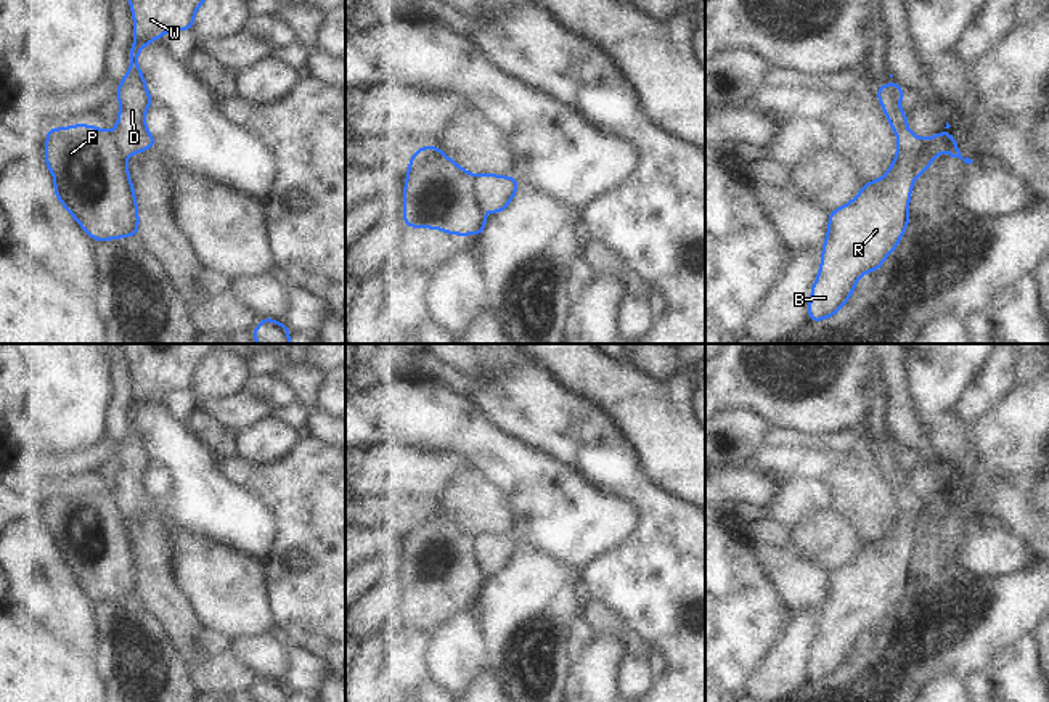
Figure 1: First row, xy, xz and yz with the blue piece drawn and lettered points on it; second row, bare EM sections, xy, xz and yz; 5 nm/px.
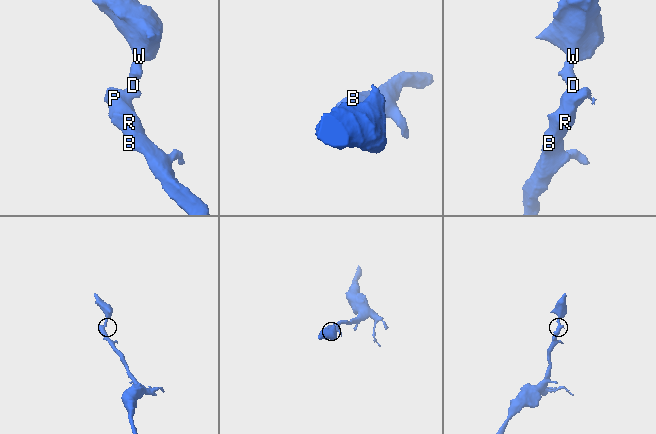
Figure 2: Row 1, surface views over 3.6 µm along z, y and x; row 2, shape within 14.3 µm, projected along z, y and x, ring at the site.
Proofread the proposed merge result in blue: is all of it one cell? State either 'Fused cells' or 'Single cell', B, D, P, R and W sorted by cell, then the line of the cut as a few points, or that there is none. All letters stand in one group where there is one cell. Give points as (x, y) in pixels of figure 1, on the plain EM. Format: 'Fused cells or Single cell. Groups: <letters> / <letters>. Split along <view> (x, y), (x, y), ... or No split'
Fused cells. Groups: B P R / D W. Split along xz (477, 537), (477, 559), (482, 564).

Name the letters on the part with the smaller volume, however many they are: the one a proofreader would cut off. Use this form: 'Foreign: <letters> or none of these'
Foreign: D, W

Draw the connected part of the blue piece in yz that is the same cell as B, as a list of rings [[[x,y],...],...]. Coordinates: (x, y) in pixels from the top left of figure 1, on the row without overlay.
[[[940,492],[924,500],[916,511],[898,508],[893,524],[880,540],[863,543],[853,561],[829,572],[821,630],[808,665],[810,681],[835,675],[853,655],[858,638],[866,631],[877,631],[887,614],[898,607],[909,582],[914,537],[925,533],[935,514],[946,509],[951,517],[973,522],[961,516],[951,492]]]

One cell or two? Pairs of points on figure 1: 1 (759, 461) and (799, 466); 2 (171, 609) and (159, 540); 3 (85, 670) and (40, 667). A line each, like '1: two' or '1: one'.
1: one
2: one
3: one

